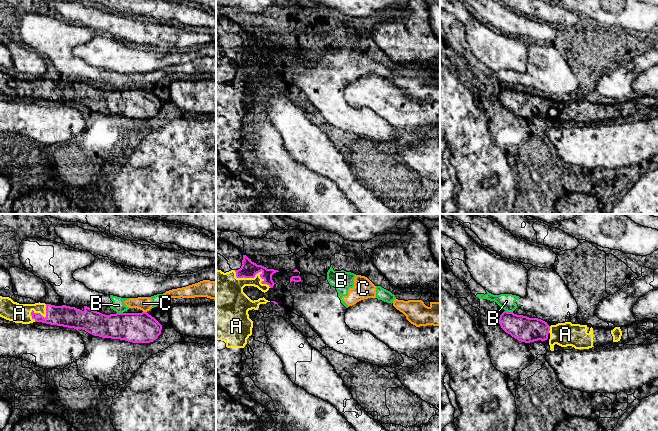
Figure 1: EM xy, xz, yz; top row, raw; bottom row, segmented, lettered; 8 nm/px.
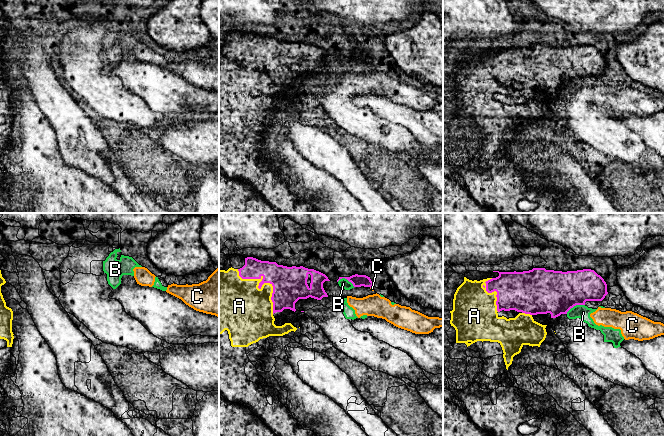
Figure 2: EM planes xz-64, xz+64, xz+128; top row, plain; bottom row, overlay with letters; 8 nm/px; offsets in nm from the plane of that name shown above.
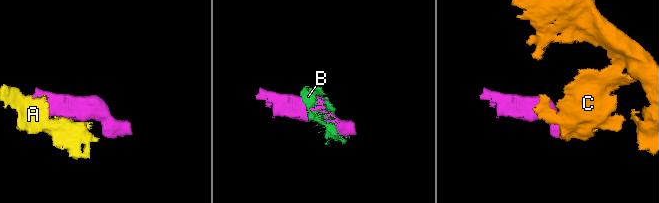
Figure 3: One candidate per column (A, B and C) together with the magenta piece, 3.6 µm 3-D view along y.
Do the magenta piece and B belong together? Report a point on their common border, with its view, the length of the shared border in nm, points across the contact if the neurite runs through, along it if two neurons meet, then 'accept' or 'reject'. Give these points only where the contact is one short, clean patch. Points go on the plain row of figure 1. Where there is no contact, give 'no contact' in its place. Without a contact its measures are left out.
meets magenta in yz at (509, 88); contact 70 nm long; reject

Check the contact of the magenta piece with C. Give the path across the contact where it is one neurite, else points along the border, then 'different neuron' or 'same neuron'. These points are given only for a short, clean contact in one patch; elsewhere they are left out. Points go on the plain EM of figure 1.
different neuron

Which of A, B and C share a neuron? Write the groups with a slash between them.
A / B C

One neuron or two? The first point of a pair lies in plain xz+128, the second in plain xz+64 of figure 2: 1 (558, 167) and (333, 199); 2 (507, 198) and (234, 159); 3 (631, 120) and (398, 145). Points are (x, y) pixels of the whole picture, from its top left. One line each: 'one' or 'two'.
1: two
2: one
3: two

